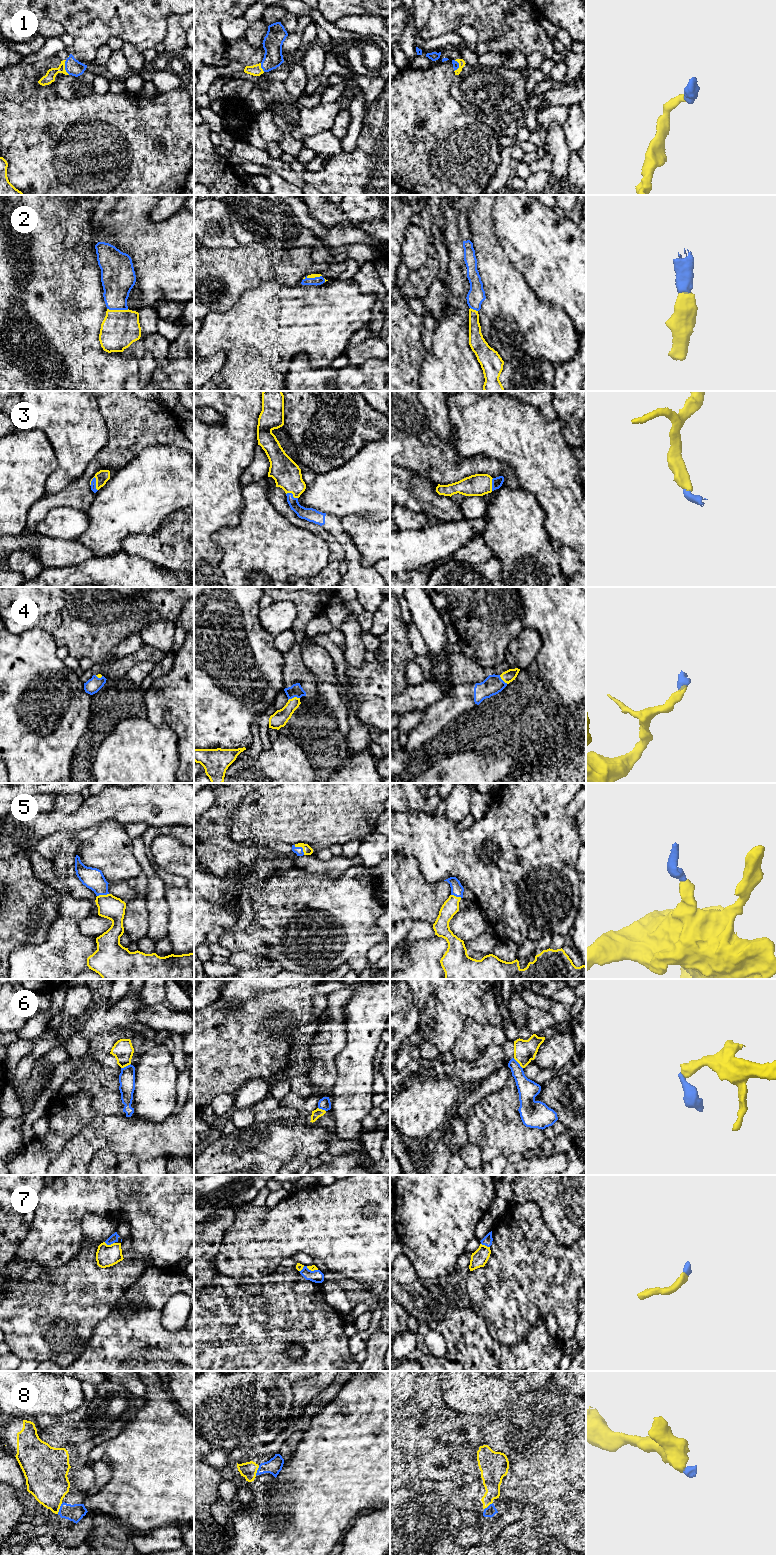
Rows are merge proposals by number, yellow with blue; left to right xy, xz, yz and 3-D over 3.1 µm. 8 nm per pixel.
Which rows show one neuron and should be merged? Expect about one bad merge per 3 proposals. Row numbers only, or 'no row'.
1, 2, 3, 4, 5, 7, 8

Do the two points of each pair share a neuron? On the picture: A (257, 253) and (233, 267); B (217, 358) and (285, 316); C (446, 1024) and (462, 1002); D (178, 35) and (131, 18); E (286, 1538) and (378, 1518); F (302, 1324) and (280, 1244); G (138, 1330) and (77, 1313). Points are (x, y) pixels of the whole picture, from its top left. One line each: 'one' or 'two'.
A: one
B: two
C: one
D: two
E: two
F: two
G: two

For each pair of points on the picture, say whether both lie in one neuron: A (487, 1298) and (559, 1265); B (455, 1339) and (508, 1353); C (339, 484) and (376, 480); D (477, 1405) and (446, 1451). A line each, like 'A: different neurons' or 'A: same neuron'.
A: same neuron
B: same neuron
C: same neuron
D: different neurons

